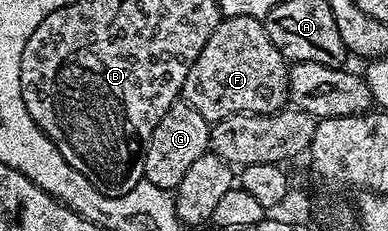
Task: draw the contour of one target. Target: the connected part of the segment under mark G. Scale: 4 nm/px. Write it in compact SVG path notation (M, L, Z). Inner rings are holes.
M186 101L172 103L168 112L164 112L160 124L156 124L150 143L146 145L145 181L156 184L156 188L164 188L171 192L177 190L188 168L192 168L192 164L196 164L196 160L200 160L200 156L204 156L210 150L210 128L211 123Z

